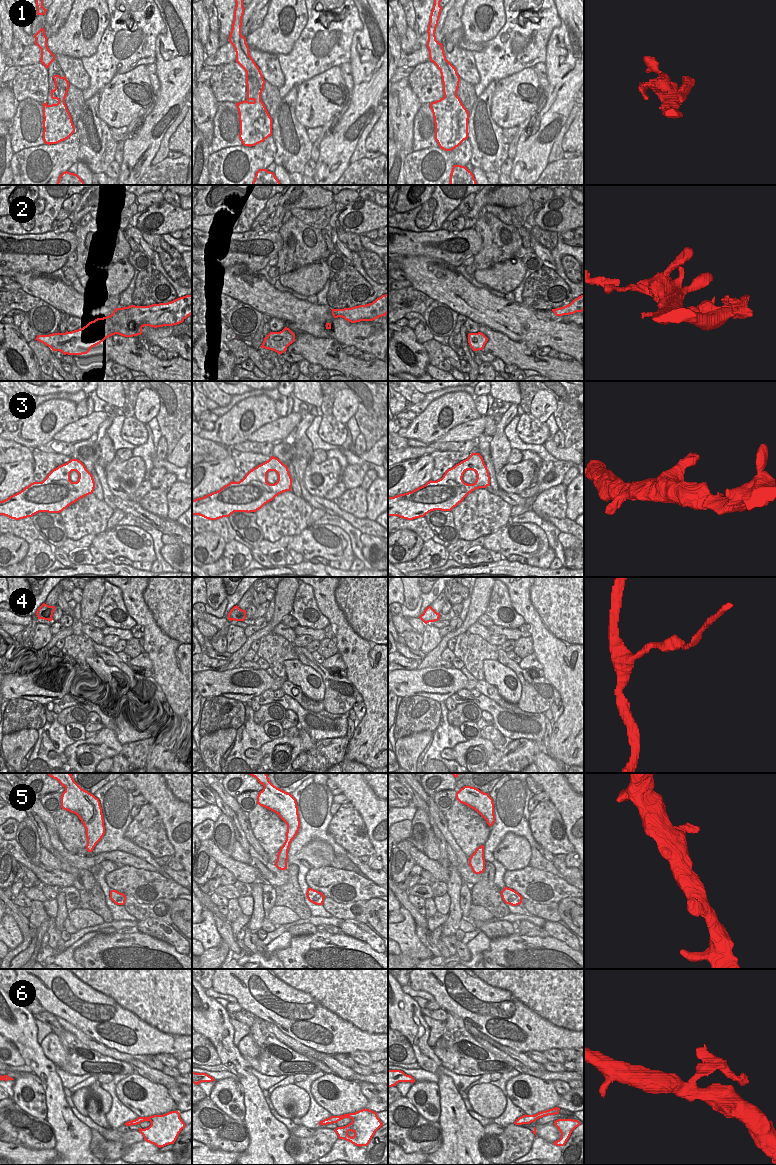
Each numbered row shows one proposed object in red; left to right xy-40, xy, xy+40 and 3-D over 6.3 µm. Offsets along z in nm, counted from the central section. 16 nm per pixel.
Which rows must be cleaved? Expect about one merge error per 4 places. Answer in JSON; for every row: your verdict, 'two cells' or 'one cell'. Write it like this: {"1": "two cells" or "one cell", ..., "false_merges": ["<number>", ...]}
{"1": "two cells", "2": "two cells", "3": "one cell", "4": "one cell", "5": "one cell", "6": "one cell", "false_merges": ["1", "2"]}

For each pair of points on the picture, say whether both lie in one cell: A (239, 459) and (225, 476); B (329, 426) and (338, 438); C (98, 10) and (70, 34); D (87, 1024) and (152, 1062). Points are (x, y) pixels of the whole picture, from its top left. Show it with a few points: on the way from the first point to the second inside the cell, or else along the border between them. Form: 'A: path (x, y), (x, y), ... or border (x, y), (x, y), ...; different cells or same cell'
A: border (230, 455), (234, 462), (233, 480); different cells
B: path (330, 429), (336, 435); same cell
C: path (99, 22), (95, 35), (90, 40), (82, 40); same cell
D: border (154, 1055), (145, 1056); different cells

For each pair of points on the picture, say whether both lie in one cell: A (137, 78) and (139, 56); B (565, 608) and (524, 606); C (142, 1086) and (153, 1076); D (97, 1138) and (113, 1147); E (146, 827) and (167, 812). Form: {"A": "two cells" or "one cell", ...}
{"A": "two cells", "B": "one cell", "C": "two cells", "D": "two cells", "E": "two cells"}

